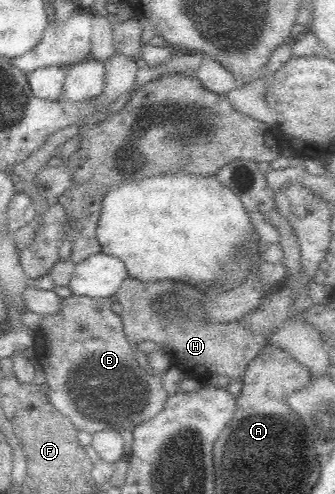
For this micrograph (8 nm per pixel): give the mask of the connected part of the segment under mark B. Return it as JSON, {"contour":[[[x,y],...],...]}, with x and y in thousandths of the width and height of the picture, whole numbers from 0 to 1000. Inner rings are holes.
{"contour":[[[212,595],[182,605],[176,628],[158,636],[125,640],[113,664],[101,672],[101,727],[134,755],[143,777],[146,812],[164,828],[188,838],[230,872],[251,872],[272,862],[266,879],[290,879],[290,854],[307,850],[322,868],[361,874],[397,870],[460,846],[493,822],[499,794],[475,763],[457,763],[397,731],[397,700],[382,692],[367,668],[355,634],[334,626],[325,601],[257,601]]]}

